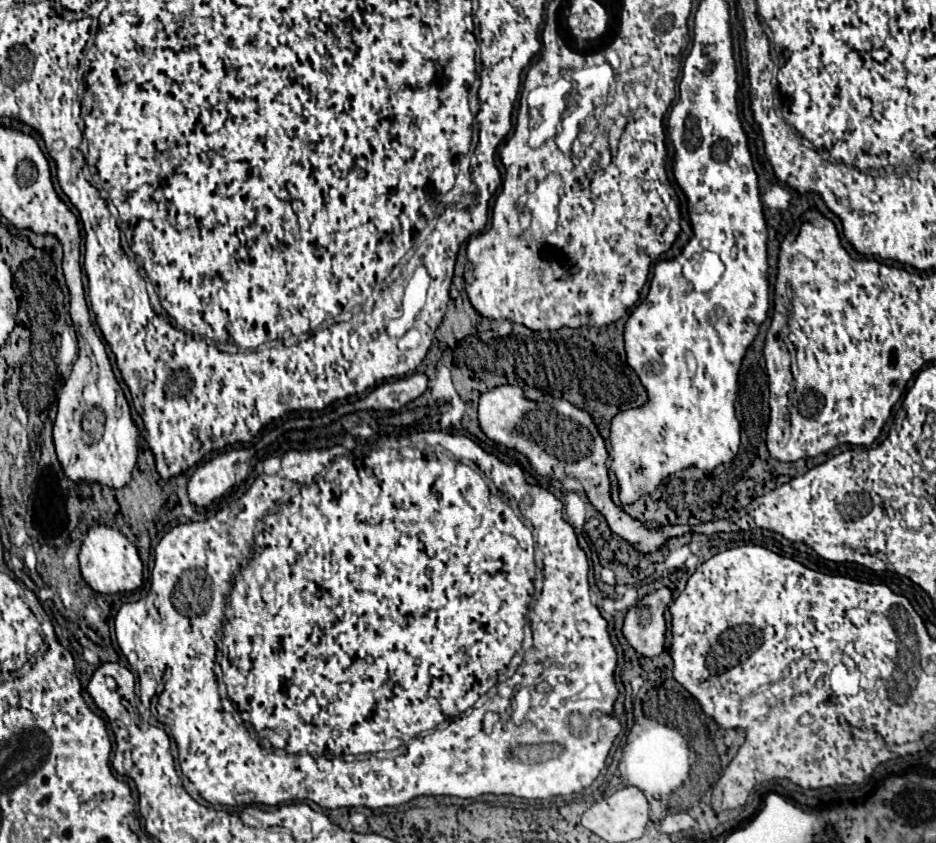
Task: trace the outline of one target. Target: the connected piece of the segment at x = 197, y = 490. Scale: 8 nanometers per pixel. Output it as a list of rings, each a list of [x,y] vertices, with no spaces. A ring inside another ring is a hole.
[[[224,452],[202,464],[188,482],[188,498],[194,506],[208,506],[234,486],[236,452]]]

